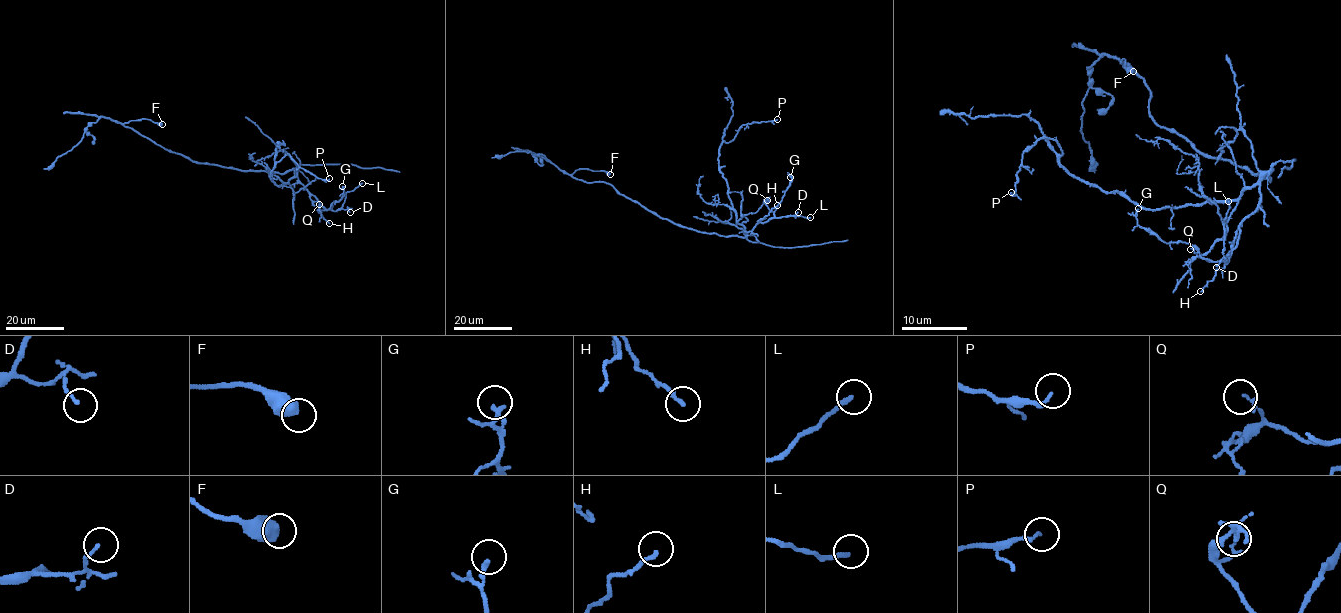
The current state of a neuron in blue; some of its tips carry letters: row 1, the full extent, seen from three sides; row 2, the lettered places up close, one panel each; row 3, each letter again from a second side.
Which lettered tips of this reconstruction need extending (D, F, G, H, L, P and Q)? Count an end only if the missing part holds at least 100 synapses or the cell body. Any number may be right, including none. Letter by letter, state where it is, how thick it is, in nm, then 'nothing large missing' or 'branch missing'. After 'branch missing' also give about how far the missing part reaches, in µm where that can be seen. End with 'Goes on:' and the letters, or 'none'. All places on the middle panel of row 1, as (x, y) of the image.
D: (798, 212) | 120 nm | nothing large missing
F: (610, 174) | 600 nm | nothing large missing
G: (790, 177) | 200 nm | nothing large missing
H: (777, 205) | 160 nm | nothing large missing
L: (810, 217) | 190 nm | nothing large missing
P: (777, 119) | 150 nm | nothing large missing
Q: (767, 200) | 120 nm | nothing large missing
Goes on: none

